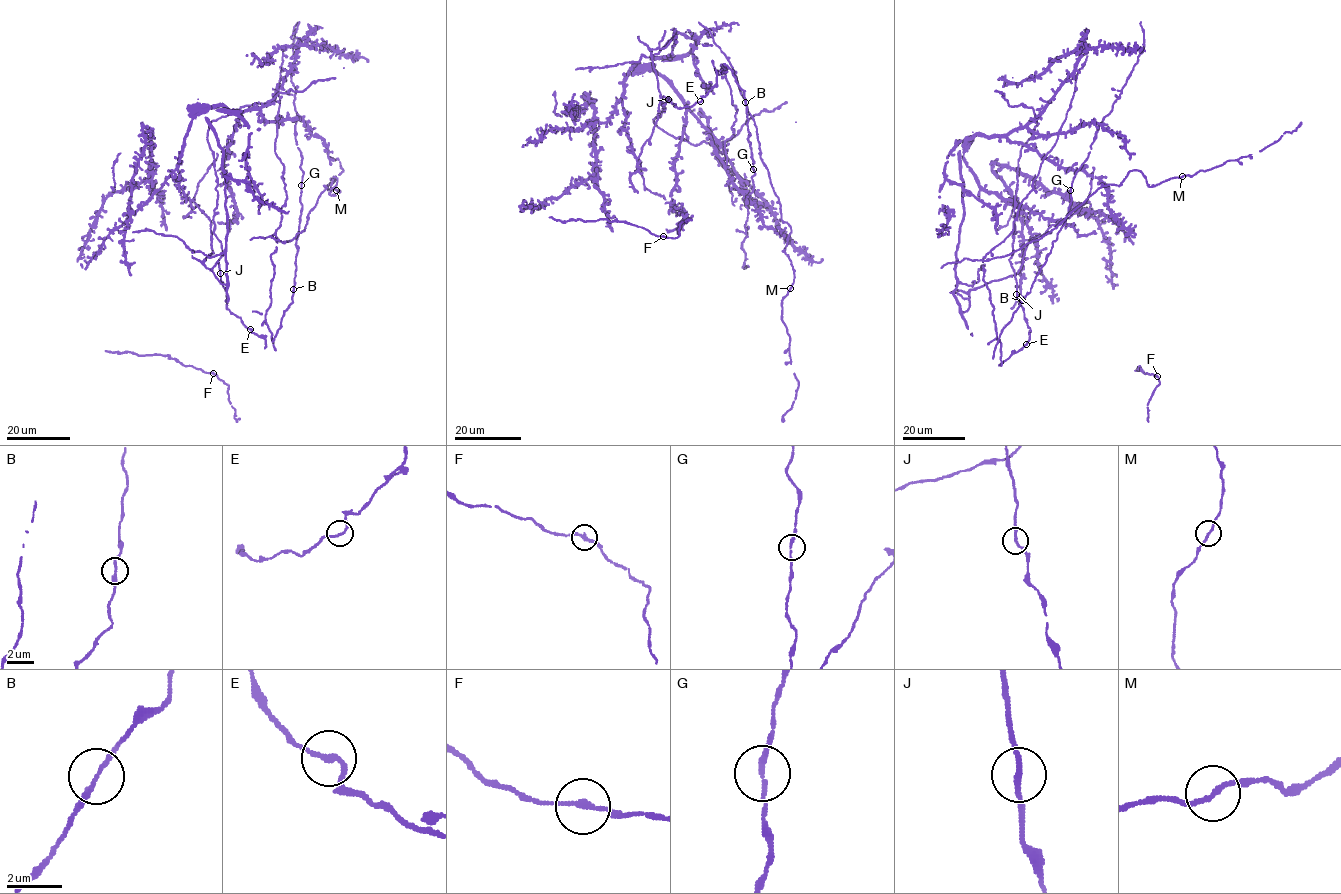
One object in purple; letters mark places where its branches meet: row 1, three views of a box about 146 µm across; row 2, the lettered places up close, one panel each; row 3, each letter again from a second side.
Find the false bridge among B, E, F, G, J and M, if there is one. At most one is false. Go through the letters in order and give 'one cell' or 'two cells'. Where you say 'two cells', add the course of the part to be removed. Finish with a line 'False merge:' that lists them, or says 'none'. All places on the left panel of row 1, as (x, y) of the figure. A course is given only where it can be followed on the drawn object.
B: one cell
E: one cell
F: one cell
G: one cell
J: one cell
M: one cell
False merge: none

